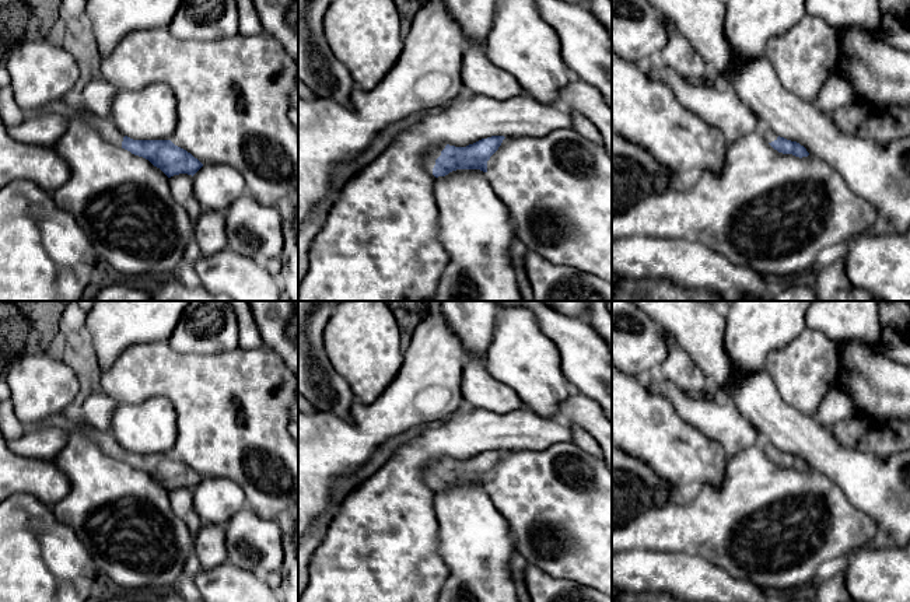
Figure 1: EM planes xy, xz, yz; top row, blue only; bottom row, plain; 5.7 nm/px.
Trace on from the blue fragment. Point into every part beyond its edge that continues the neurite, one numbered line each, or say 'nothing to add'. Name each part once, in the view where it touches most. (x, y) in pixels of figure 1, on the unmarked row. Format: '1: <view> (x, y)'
1: xz (433, 468)

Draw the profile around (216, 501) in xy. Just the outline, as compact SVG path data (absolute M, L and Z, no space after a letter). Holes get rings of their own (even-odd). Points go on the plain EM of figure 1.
M209 477L193 489L193 505L203 524L224 528L239 510L246 507L246 497L237 483L224 477Z

